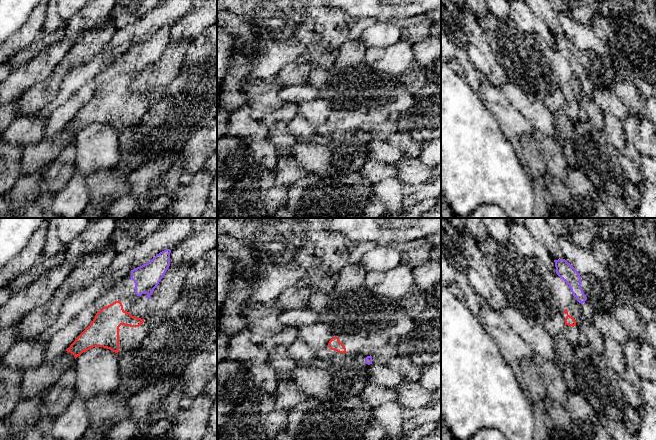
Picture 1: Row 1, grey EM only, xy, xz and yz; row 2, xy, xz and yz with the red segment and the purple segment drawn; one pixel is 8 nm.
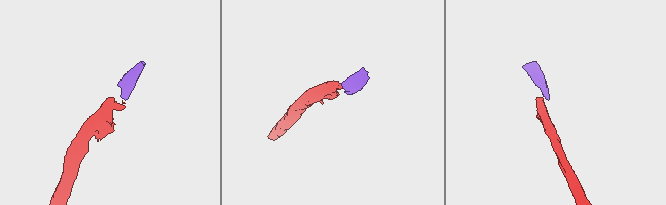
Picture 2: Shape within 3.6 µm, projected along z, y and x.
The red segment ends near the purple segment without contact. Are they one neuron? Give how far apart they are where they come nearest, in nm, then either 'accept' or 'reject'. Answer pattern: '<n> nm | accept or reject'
110 nm | reject

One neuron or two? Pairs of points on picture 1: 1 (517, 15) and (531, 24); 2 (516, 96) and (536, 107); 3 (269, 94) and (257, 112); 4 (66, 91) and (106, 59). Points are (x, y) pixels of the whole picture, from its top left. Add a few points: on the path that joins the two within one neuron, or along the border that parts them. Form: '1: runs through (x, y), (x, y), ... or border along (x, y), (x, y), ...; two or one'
1: runs through (520, 15), (528, 22); one
2: runs through (521, 100), (531, 107); one
3: runs through (265, 98), (260, 108); one
4: runs through (76, 81), (96, 64); one

